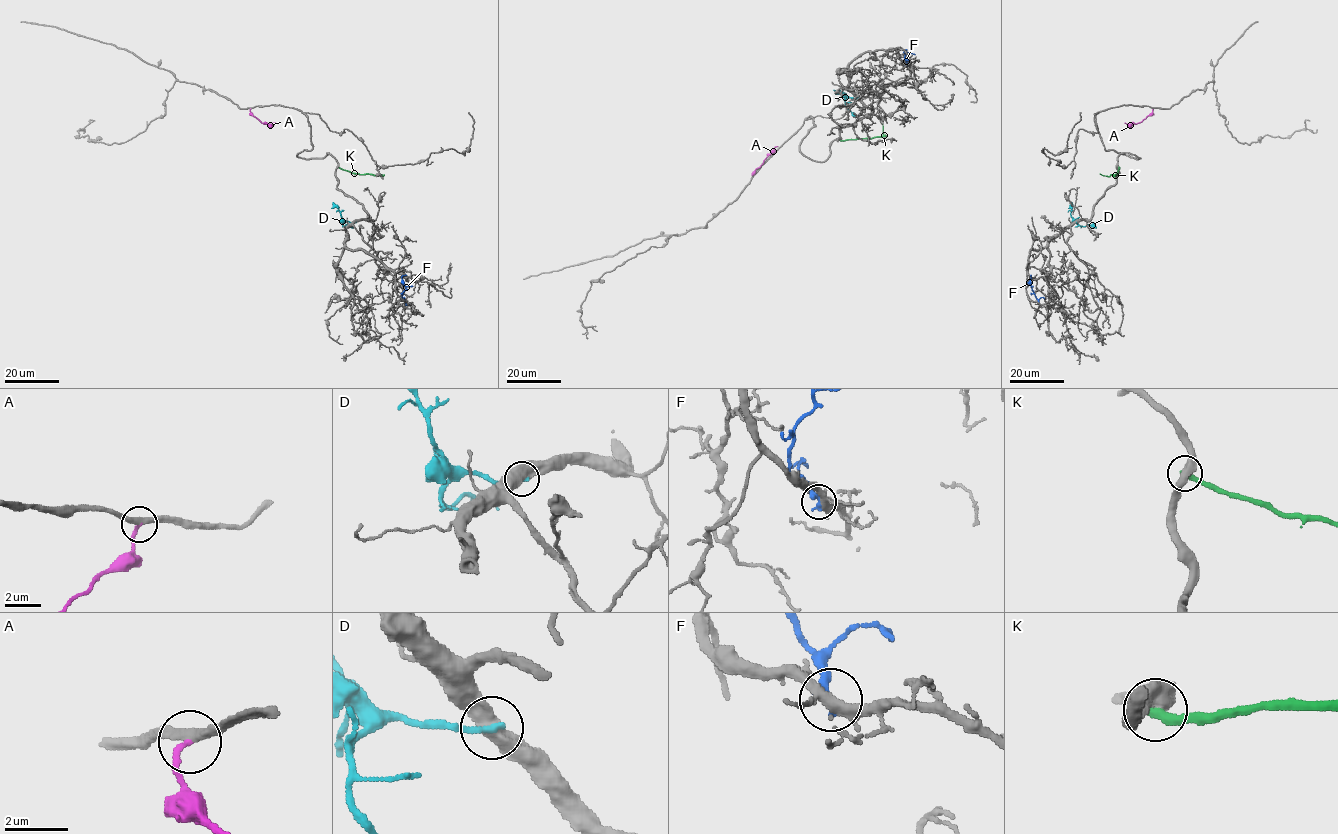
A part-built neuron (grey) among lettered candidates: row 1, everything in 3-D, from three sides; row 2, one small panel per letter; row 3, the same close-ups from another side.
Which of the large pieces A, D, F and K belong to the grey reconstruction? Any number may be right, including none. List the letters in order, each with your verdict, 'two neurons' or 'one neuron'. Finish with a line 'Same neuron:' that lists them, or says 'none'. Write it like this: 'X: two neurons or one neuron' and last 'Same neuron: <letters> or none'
A: two neurons
D: two neurons
F: two neurons
K: two neurons
Same neuron: none

